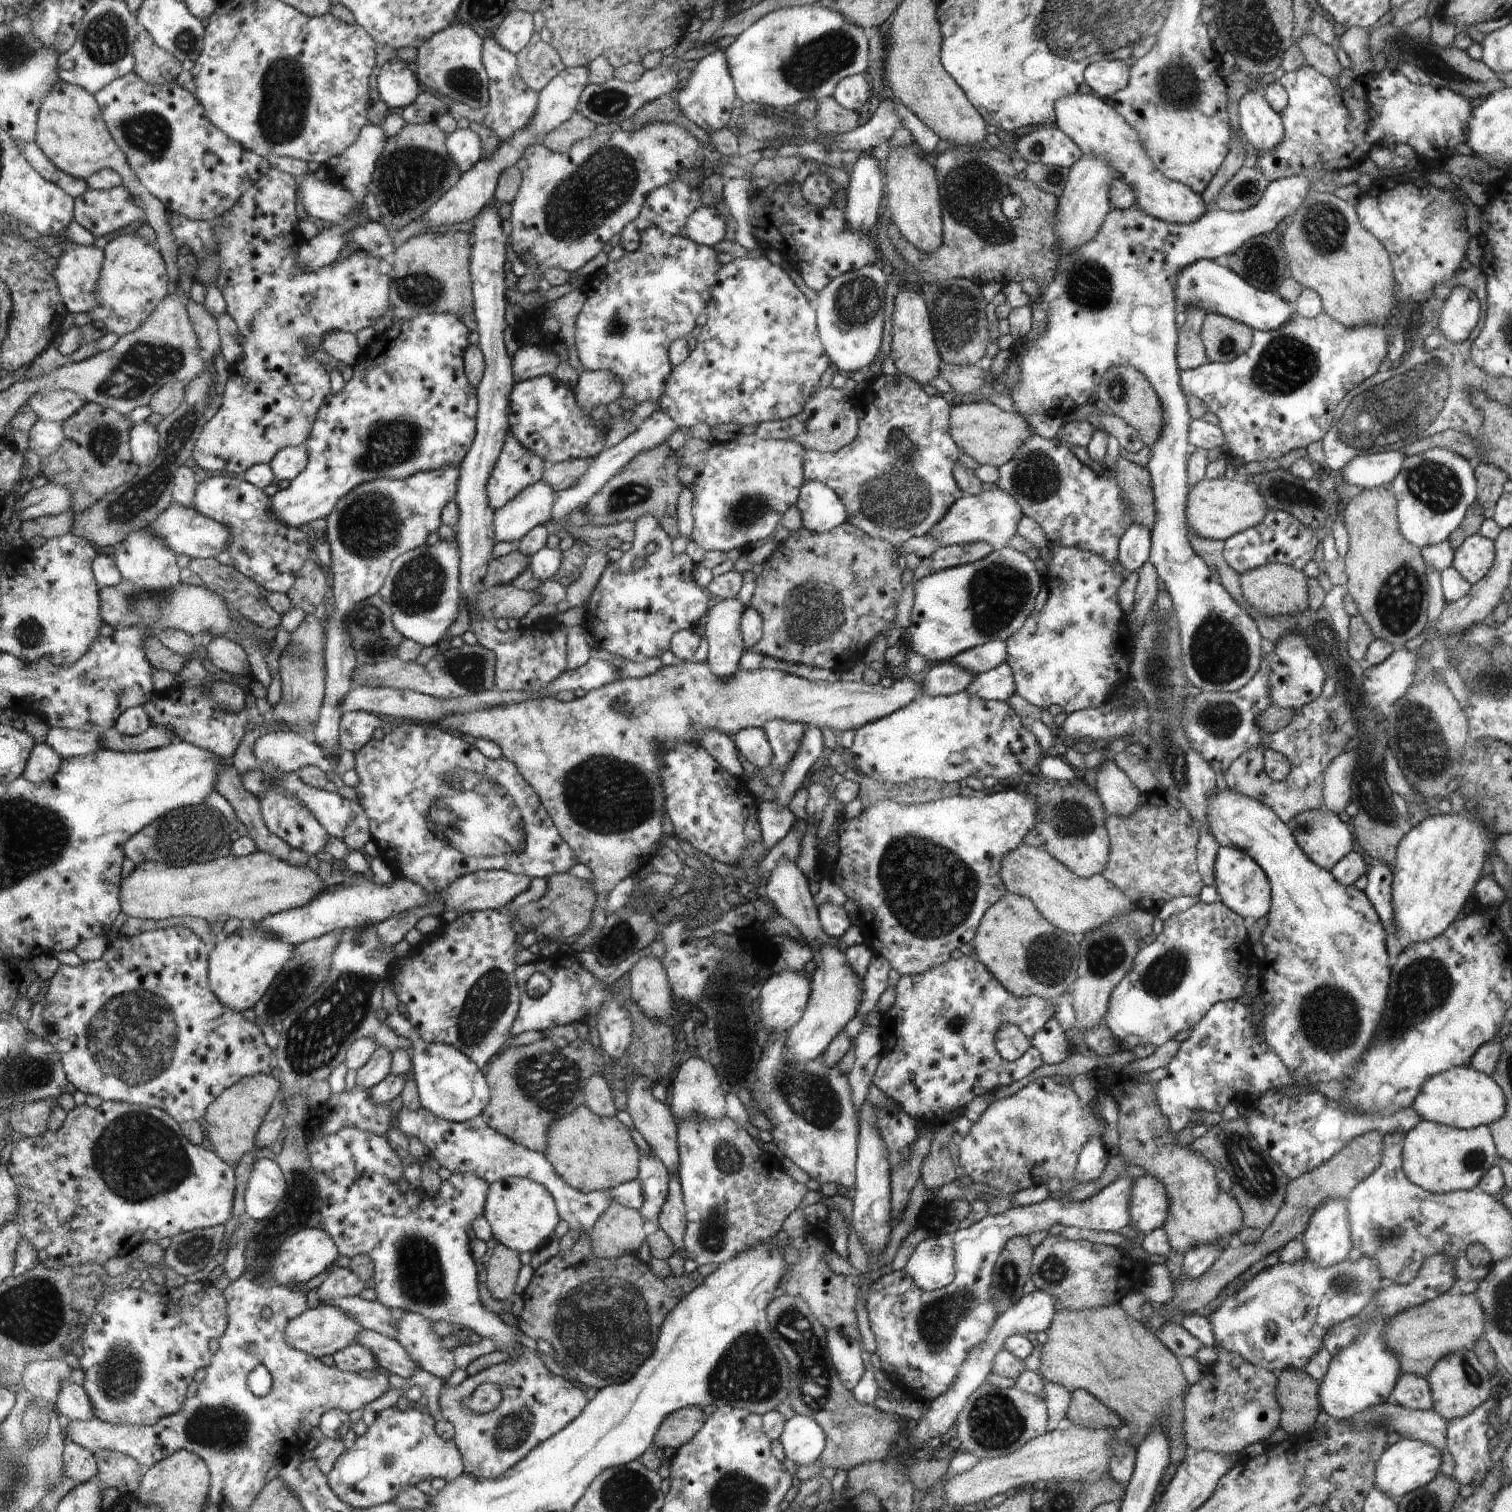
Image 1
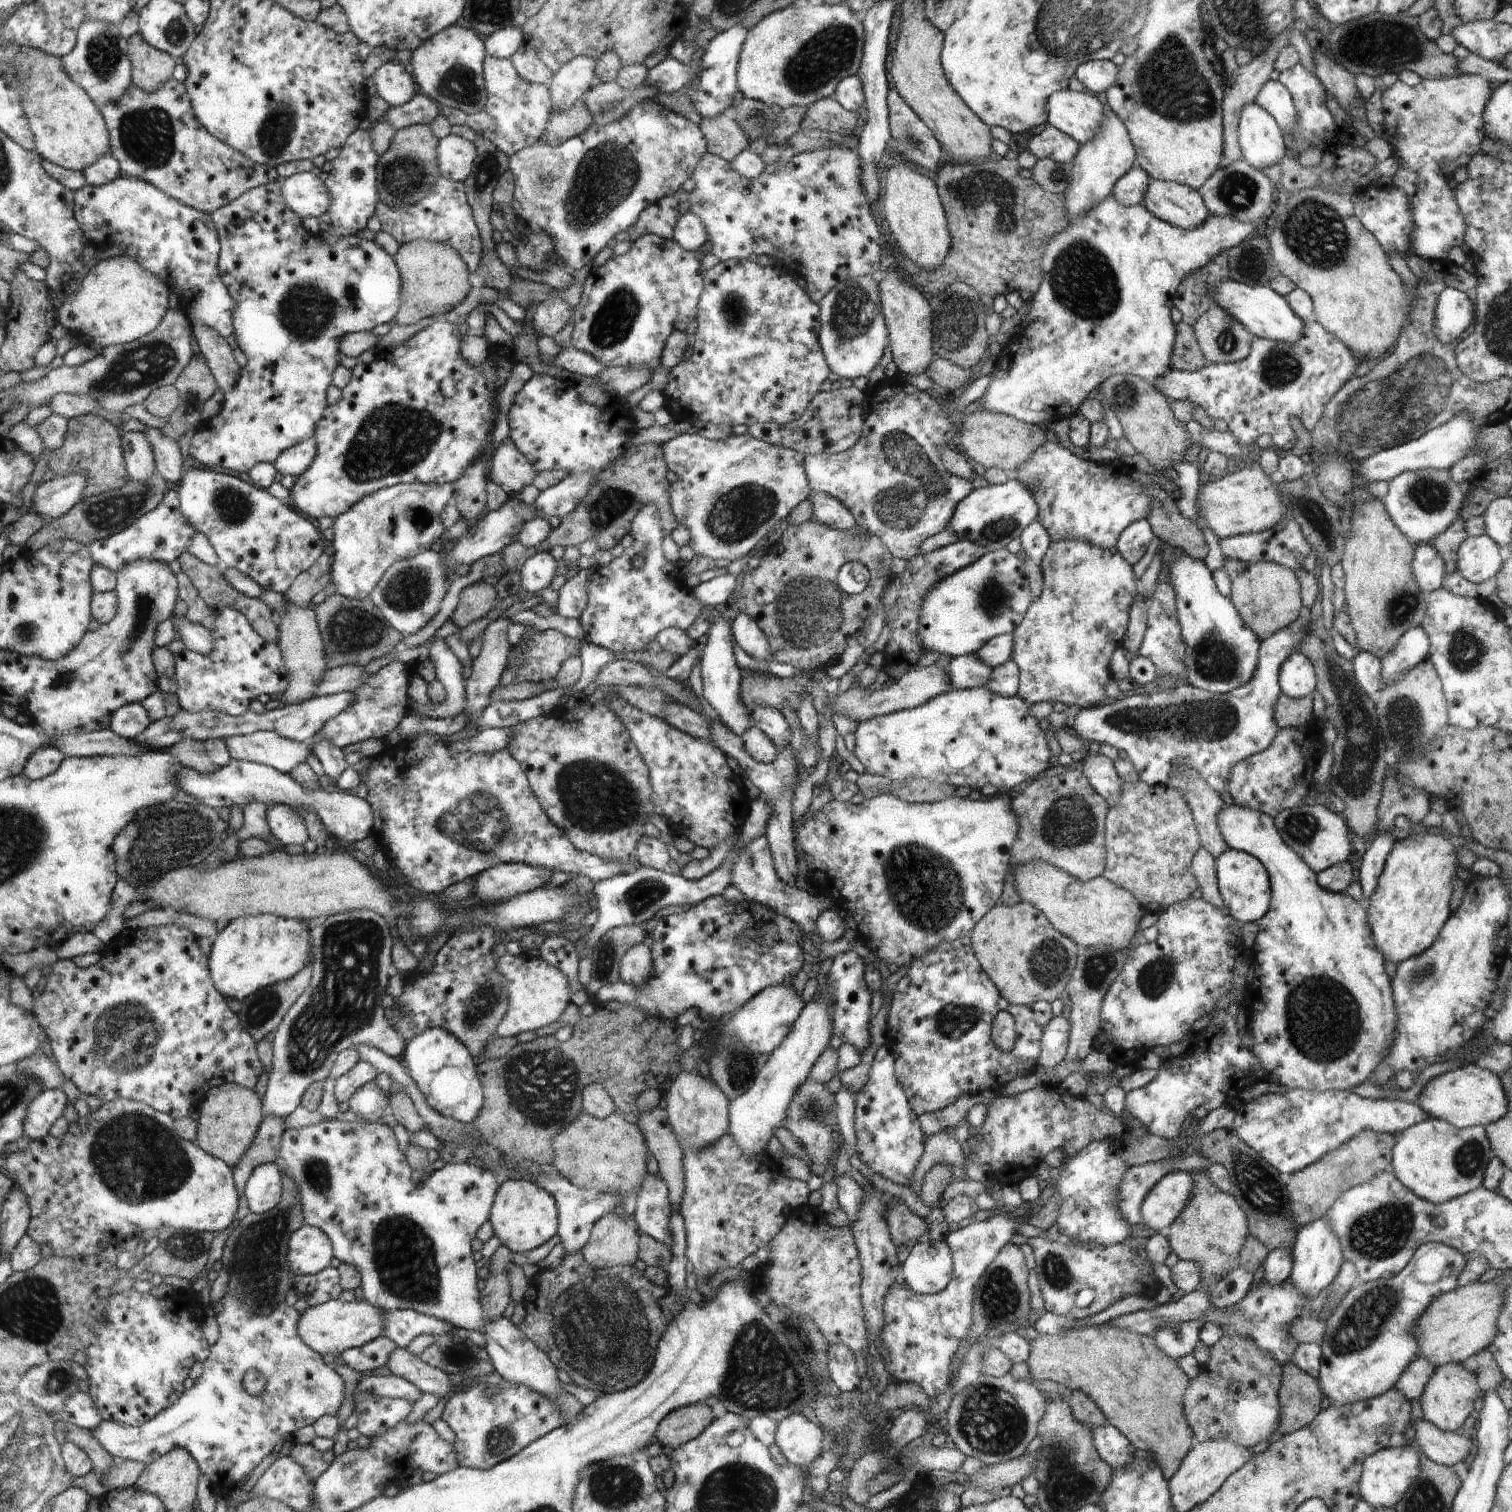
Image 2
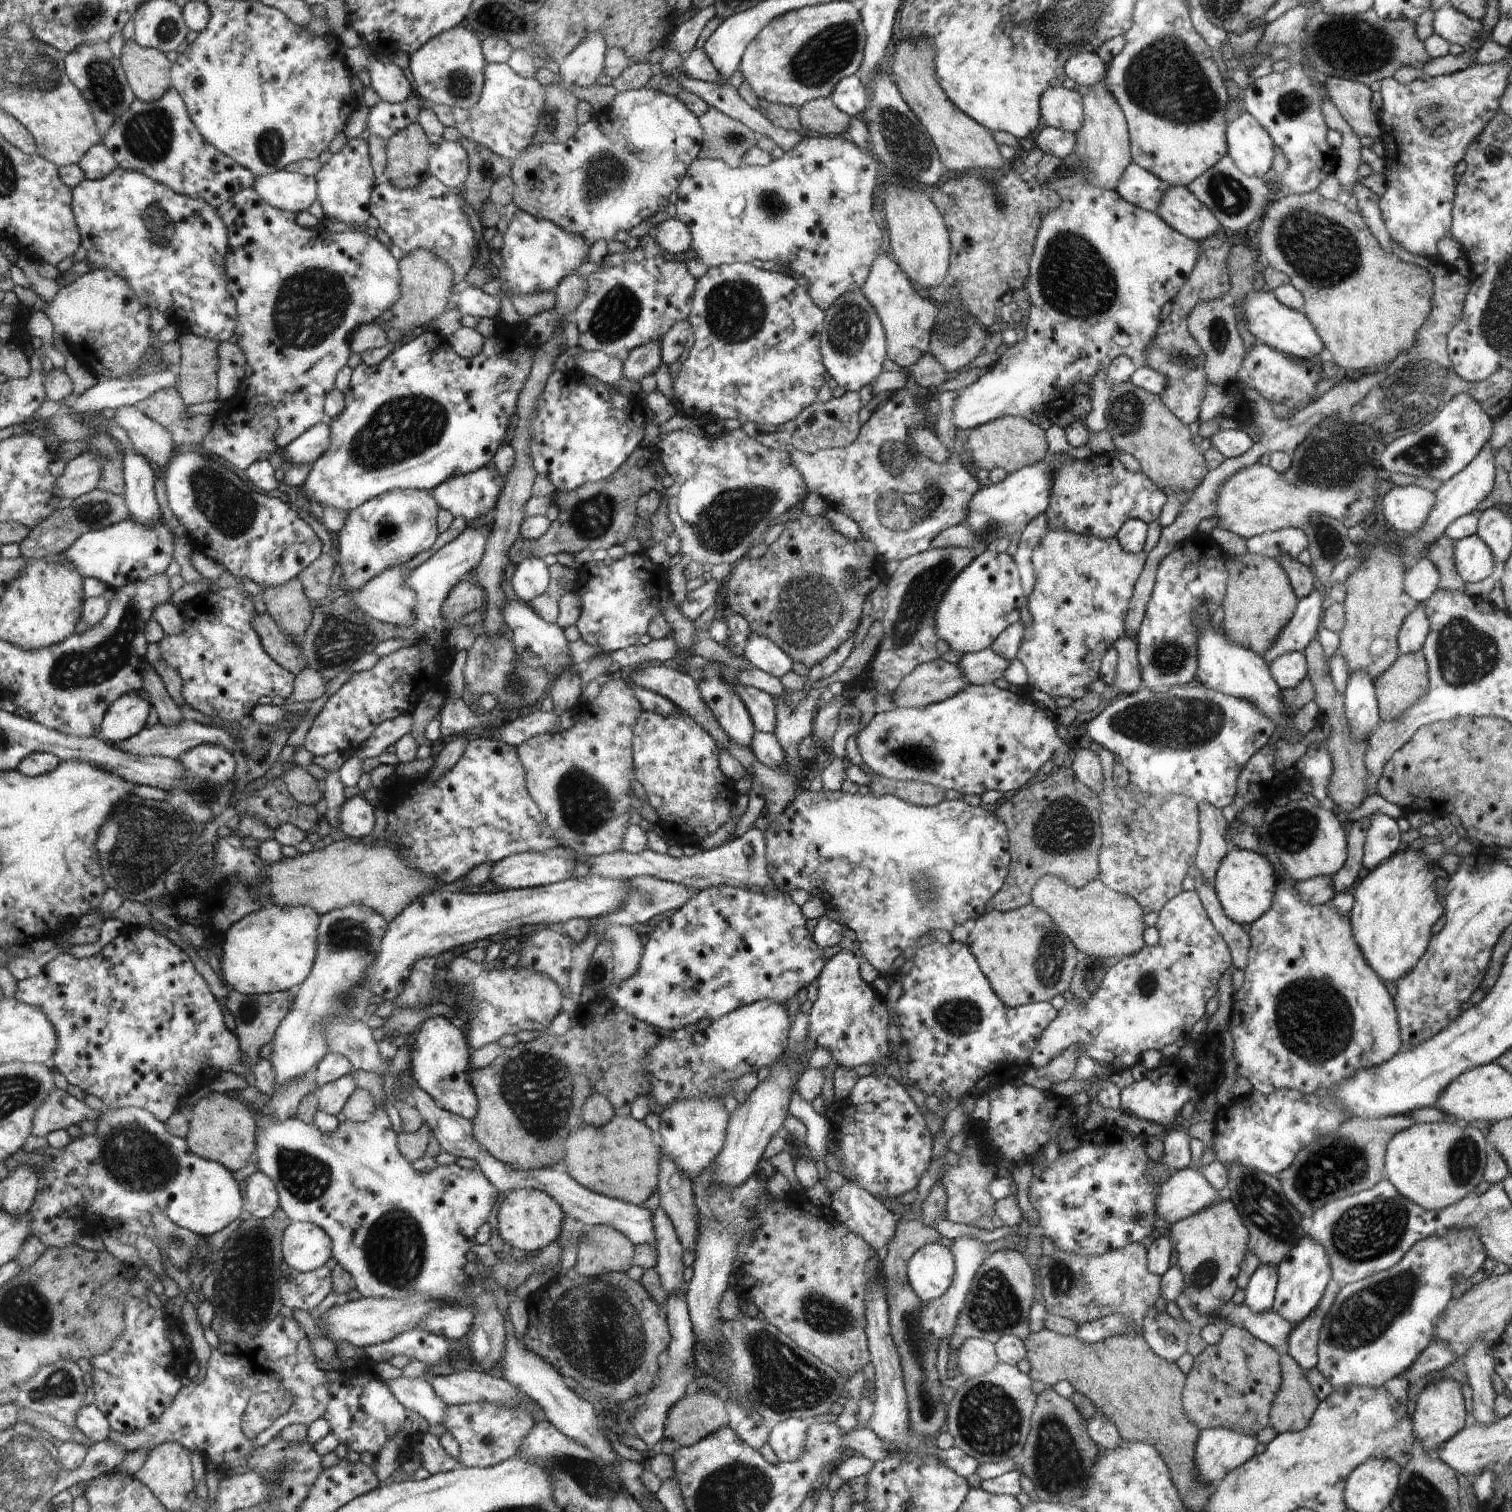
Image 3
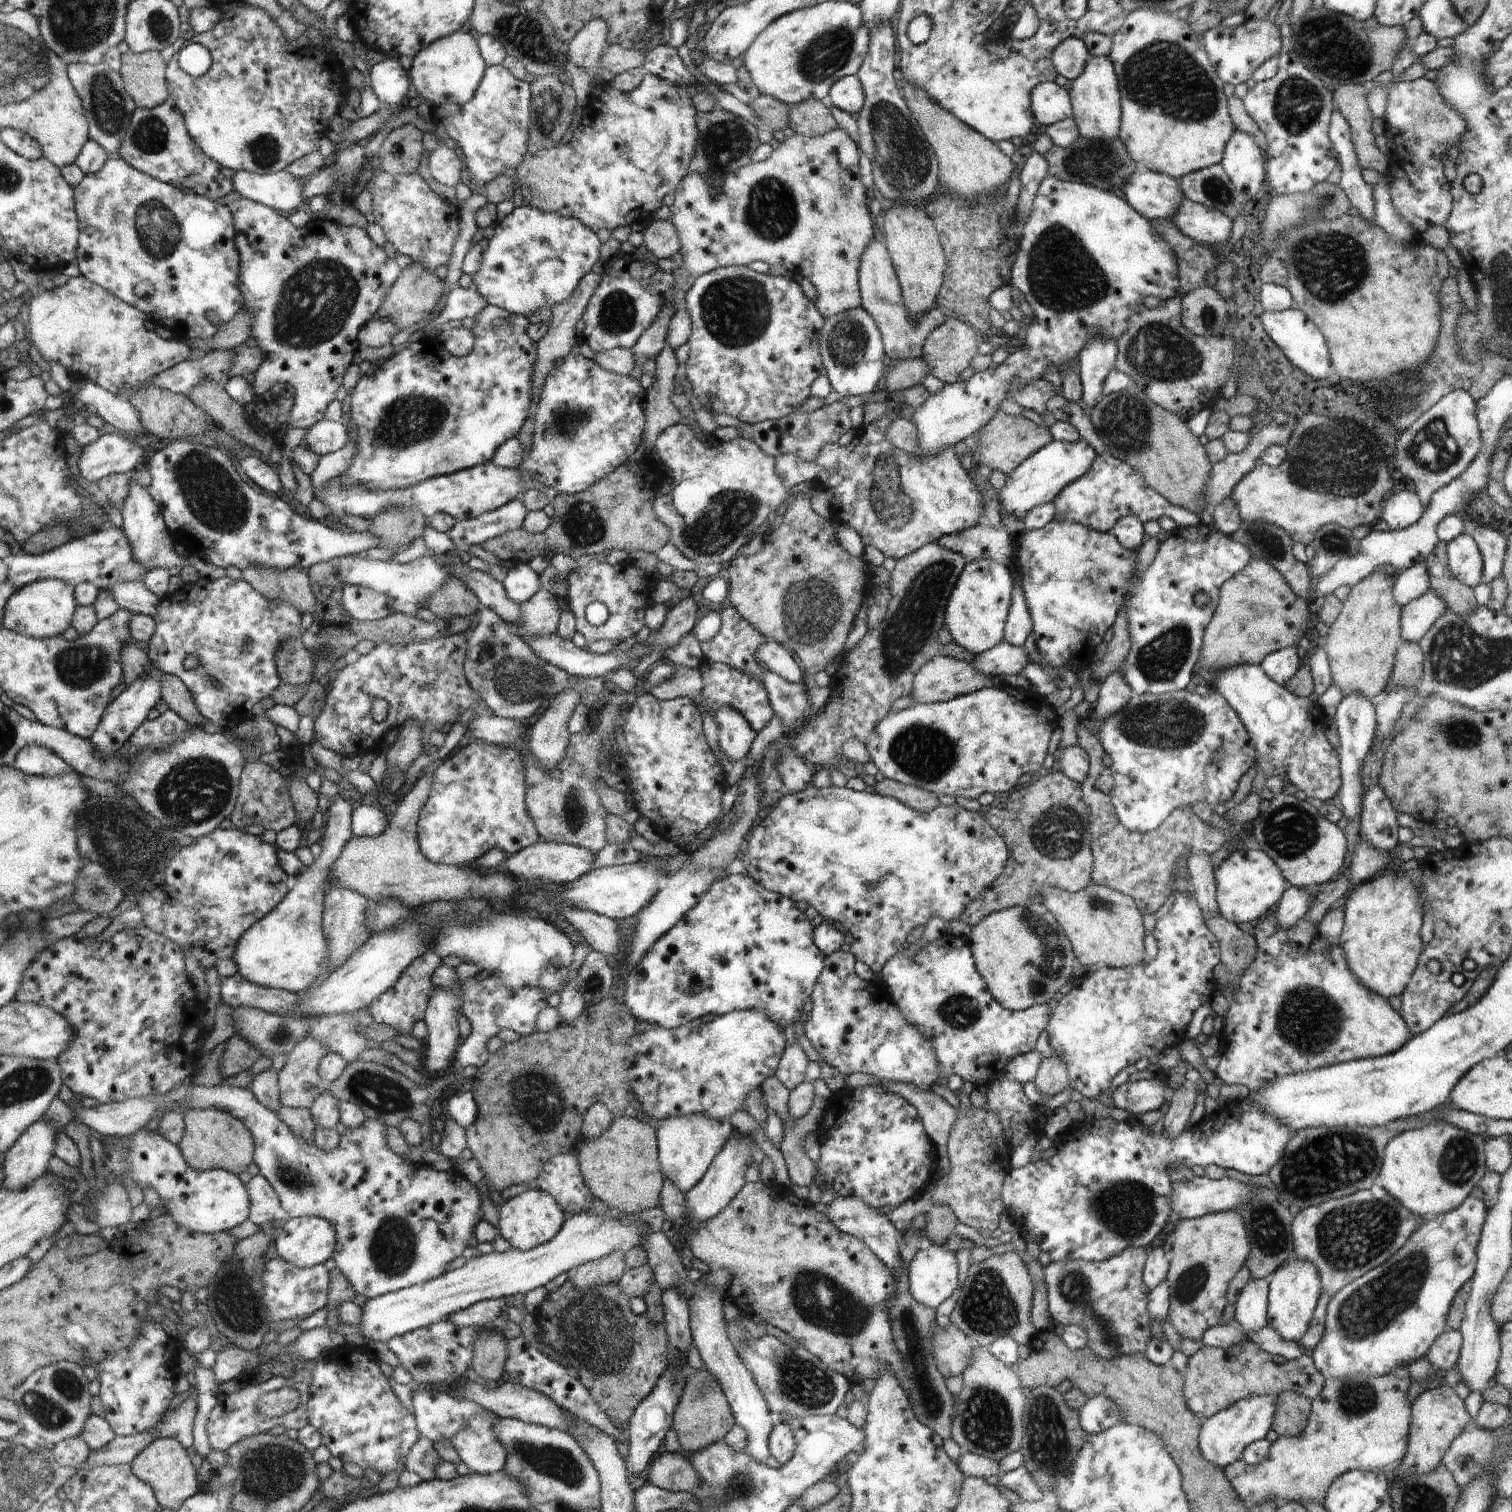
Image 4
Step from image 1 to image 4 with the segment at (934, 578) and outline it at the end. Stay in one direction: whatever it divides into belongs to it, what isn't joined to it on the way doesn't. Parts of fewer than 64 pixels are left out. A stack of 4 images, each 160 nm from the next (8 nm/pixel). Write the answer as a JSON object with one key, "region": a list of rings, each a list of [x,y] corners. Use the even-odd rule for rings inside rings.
{"region":[[[990,559],[973,560],[964,567],[948,601],[947,625],[955,643],[974,655],[990,651],[1002,642],[1007,616],[1015,596],[1014,573],[1009,565]]]}

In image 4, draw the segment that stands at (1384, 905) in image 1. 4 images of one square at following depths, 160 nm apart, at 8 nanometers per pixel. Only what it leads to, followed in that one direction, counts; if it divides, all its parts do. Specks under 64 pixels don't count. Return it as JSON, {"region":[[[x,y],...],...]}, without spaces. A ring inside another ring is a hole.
{"region":[[[1378,784],[1368,789],[1361,804],[1360,838],[1372,849],[1390,853],[1400,844],[1398,841],[1397,812],[1392,808],[1386,793]]]}

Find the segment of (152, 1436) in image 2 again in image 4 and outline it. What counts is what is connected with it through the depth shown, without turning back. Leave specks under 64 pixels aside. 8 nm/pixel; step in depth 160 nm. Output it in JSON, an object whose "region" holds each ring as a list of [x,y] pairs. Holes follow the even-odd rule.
{"region":[[[308,1366],[296,1367],[293,1370],[292,1375],[288,1378],[283,1377],[282,1375],[277,1375],[271,1377],[265,1382],[254,1382],[250,1385],[242,1385],[238,1379],[238,1390],[218,1393],[217,1405],[210,1414],[207,1430],[213,1448],[227,1452],[232,1445],[239,1443],[242,1439],[253,1437],[262,1433],[268,1433],[270,1432],[270,1428],[274,1428],[274,1426],[285,1426],[286,1429],[295,1428],[299,1431],[303,1426],[308,1425],[310,1417],[307,1413],[307,1402],[308,1399],[311,1398],[309,1386],[312,1379],[313,1376],[311,1368]],[[284,1387],[295,1388],[299,1392],[300,1404],[293,1411],[290,1411],[283,1417],[268,1418],[262,1415],[257,1407],[258,1399],[263,1394]]]}

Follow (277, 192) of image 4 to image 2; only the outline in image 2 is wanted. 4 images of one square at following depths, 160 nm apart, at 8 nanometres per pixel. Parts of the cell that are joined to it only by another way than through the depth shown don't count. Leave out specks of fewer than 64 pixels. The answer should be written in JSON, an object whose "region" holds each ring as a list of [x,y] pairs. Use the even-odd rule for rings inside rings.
{"region":[[[317,171],[296,173],[284,179],[281,195],[288,208],[300,218],[311,217],[314,221],[327,212],[331,203],[330,193]]]}

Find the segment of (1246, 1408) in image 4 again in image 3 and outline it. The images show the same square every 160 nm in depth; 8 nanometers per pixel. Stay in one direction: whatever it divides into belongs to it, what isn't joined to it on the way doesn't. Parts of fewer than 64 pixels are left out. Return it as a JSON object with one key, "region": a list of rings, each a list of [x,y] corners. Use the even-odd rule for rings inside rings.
{"region":[[[1223,1427],[1200,1430],[1194,1457],[1199,1480],[1214,1490],[1226,1474],[1257,1453],[1258,1443],[1256,1435]]]}

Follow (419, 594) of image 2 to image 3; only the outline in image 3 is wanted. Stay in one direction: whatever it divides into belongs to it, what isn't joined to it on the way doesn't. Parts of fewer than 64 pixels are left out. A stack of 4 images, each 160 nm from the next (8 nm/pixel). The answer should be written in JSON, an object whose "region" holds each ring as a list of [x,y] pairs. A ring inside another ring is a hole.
{"region":[[[401,565],[390,567],[388,572],[382,572],[382,574],[375,576],[359,591],[350,593],[350,596],[355,600],[357,607],[370,618],[379,620],[382,624],[392,623],[399,627],[409,627],[417,620],[415,615],[417,598],[407,583],[410,572],[410,568]]]}

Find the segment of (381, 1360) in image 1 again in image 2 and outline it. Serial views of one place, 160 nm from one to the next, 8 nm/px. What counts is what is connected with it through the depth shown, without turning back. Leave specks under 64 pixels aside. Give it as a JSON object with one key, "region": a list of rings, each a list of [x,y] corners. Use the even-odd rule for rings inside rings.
{"region":[[[396,1347],[387,1366],[392,1375],[404,1377],[422,1394],[430,1392],[444,1397],[450,1391],[450,1376],[438,1367],[424,1363],[419,1356],[410,1354],[407,1348]]]}

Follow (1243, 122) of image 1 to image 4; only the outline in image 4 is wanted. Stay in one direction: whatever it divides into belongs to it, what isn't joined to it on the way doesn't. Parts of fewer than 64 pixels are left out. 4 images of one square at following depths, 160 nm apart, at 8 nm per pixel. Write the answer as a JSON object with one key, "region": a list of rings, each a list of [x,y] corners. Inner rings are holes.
{"region":[[[1235,129],[1226,143],[1220,163],[1236,189],[1246,193],[1249,198],[1258,198],[1261,195],[1262,182],[1267,178],[1265,157],[1263,150],[1249,133]]]}

